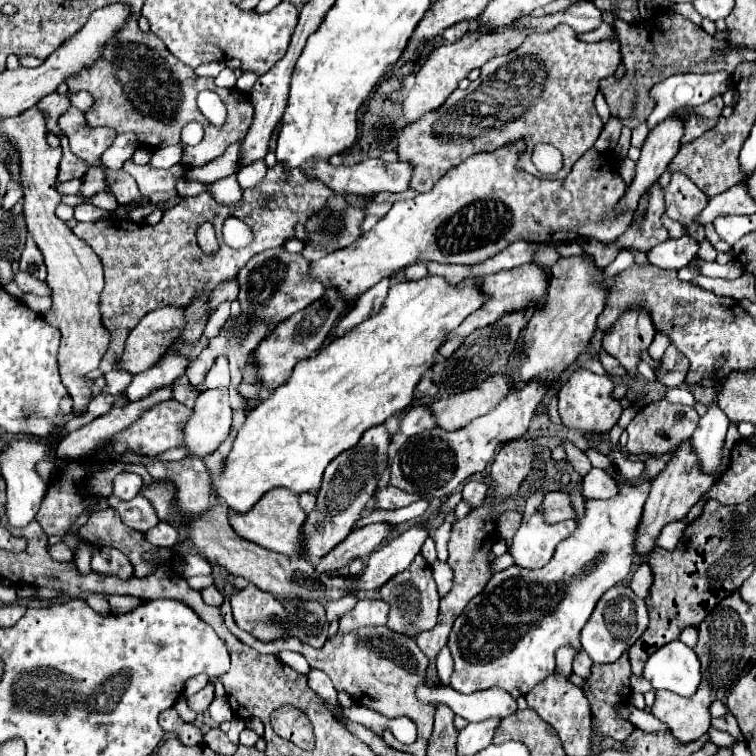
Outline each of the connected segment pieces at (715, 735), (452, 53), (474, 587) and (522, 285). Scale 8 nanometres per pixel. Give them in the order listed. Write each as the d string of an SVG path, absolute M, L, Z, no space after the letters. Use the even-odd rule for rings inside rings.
M710 727L708 733L710 733L710 737L712 737L712 743L716 743L716 745L720 745L720 747L732 749L732 747L738 743L738 739L734 739L732 735L722 733L722 731L716 731L716 729L712 729L712 727Z
M511 29L504 33L470 31L460 41L434 49L432 55L428 57L428 61L424 63L424 67L416 73L416 85L412 87L412 91L408 91L408 97L404 99L404 117L406 117L406 121L408 123L416 121L426 111L438 109L444 103L444 99L458 87L458 81L468 77L468 73L472 69L482 67L488 59L492 59L496 55L504 55L512 49L518 49L524 43L524 39L530 37L530 35L532 33L520 33L520 31Z
M482 505L478 509L472 509L462 521L456 521L452 525L452 537L448 541L448 553L450 553L448 565L454 571L454 585L452 585L450 593L440 601L438 625L434 629L430 629L430 631L424 631L424 633L416 635L418 647L430 659L428 677L426 677L426 685L430 689L436 689L436 679L438 679L436 655L448 643L448 635L452 631L452 621L456 621L456 617L462 613L462 609L468 605L468 601L472 597L476 597L478 593L484 591L484 585L490 581L490 577L494 573L492 567L490 567L490 553L492 553L492 545L496 543L496 539L498 539L498 531L496 531L496 515L494 515L492 505Z
M524 263L520 267L508 269L508 271L498 271L494 275L486 275L482 279L482 291L490 295L488 303L484 303L476 313L466 317L466 321L452 333L452 335L462 335L466 337L468 333L492 325L492 321L498 321L504 313L514 313L514 311L526 311L534 309L548 293L548 281L550 281L550 271L544 269L538 263Z

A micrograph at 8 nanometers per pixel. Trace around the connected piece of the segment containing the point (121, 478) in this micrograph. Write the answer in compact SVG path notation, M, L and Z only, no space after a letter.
M120 473L116 475L114 479L114 487L112 487L112 493L118 497L118 499L134 499L138 495L142 487L142 477L140 475L134 475L134 473Z

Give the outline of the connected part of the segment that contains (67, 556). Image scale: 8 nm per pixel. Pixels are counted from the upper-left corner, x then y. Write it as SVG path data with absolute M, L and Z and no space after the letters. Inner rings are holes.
M62 542L50 545L48 547L48 552L54 560L59 562L69 562L73 560L72 551Z

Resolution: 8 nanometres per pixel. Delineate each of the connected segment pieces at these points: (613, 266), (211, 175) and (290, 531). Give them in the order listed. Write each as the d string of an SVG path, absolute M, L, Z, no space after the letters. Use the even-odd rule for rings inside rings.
M620 249L618 257L606 267L606 277L618 275L622 269L628 269L634 265L634 253L630 249Z
M234 143L216 161L212 161L212 163L201 167L186 169L185 179L187 181L195 180L201 183L210 183L210 181L218 181L222 177L228 177L228 175L234 173L238 153L240 153L240 143Z
M274 489L272 493L266 493L248 513L232 513L232 509L228 509L228 519L232 529L240 537L276 553L284 553L290 557L298 555L300 527L306 519L306 513L300 509L296 495L288 493L288 489Z

